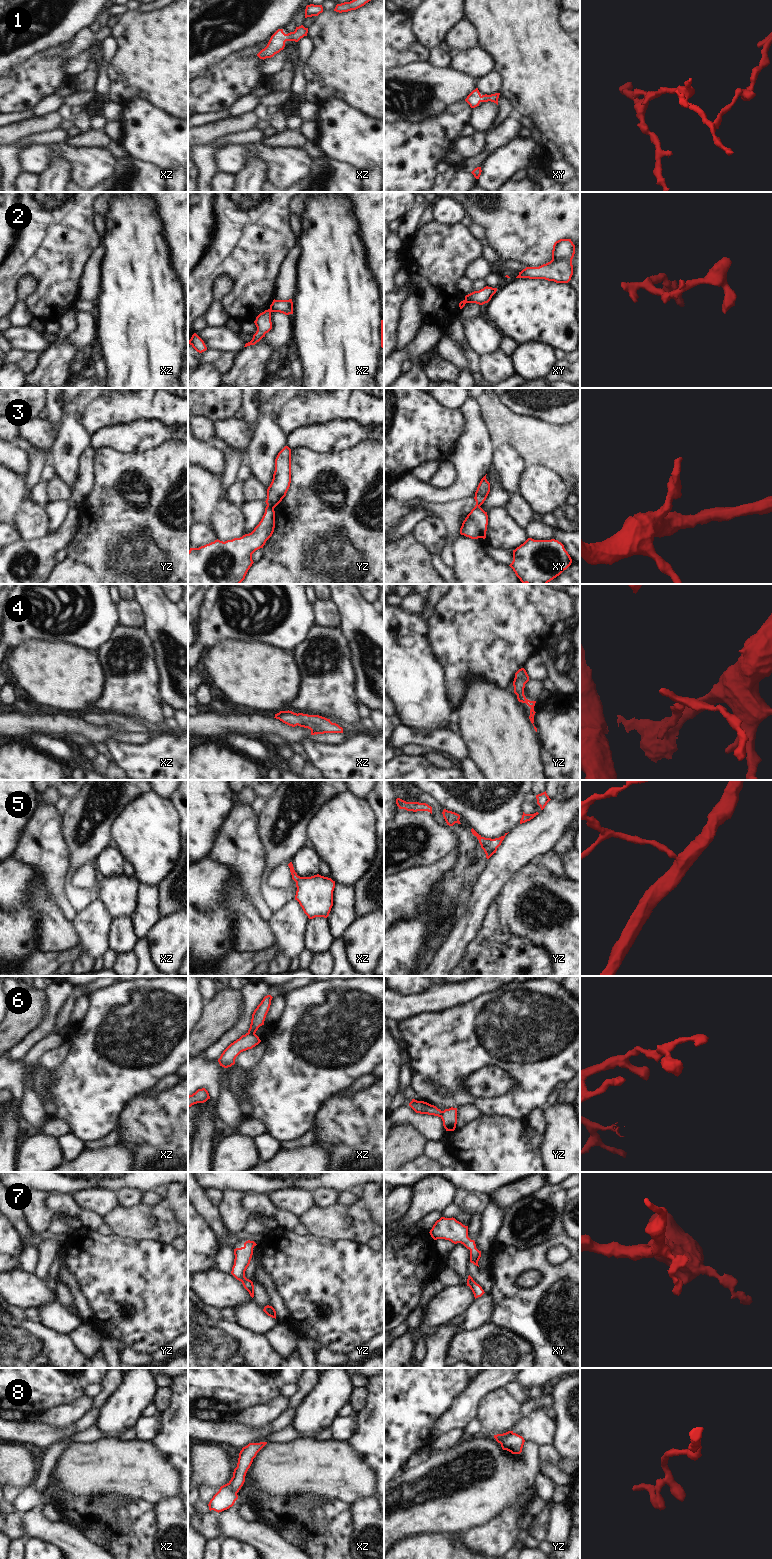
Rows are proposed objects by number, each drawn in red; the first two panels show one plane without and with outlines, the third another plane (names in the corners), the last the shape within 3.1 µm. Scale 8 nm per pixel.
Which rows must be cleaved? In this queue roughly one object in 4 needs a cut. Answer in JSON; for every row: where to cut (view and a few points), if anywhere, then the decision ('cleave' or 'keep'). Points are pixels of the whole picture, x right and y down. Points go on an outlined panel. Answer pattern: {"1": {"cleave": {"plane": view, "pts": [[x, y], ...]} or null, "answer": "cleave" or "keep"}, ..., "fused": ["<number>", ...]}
{"1": {"cleave": null, "answer": "keep"}, "2": {"cleave": {"plane": "xz", "pts": [[269, 309], [271, 311]]}, "answer": "cleave"}, "3": {"cleave": {"plane": "yz", "pts": [[267, 504], [273, 509]]}, "answer": "cleave"}, "4": {"cleave": null, "answer": "keep"}, "5": {"cleave": null, "answer": "keep"}, "6": {"cleave": {"plane": "xz", "pts": [[248, 1032], [254, 1033]]}, "answer": "cleave"}, "7": {"cleave": null, "answer": "keep"}, "8": {"cleave": {"plane": "xz", "pts": [[228, 1483], [231, 1490], [236, 1493]]}, "answer": "cleave"}, "fused": ["2", "3", "6", "8"]}

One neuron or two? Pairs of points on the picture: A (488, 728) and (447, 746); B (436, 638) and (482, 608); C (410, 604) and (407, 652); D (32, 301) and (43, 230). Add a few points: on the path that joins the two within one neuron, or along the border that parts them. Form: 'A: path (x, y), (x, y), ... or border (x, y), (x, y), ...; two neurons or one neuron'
A: border (460, 735), (469, 755); two neurons
B: path (447, 636), (457, 633), (471, 619); one neuron
C: border (398, 606), (418, 614); two neurons
D: path (43, 283), (43, 248); one neuron

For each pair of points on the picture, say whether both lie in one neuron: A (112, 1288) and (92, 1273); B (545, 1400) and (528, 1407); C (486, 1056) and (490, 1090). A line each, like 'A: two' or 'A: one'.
A: one
B: one
C: two

